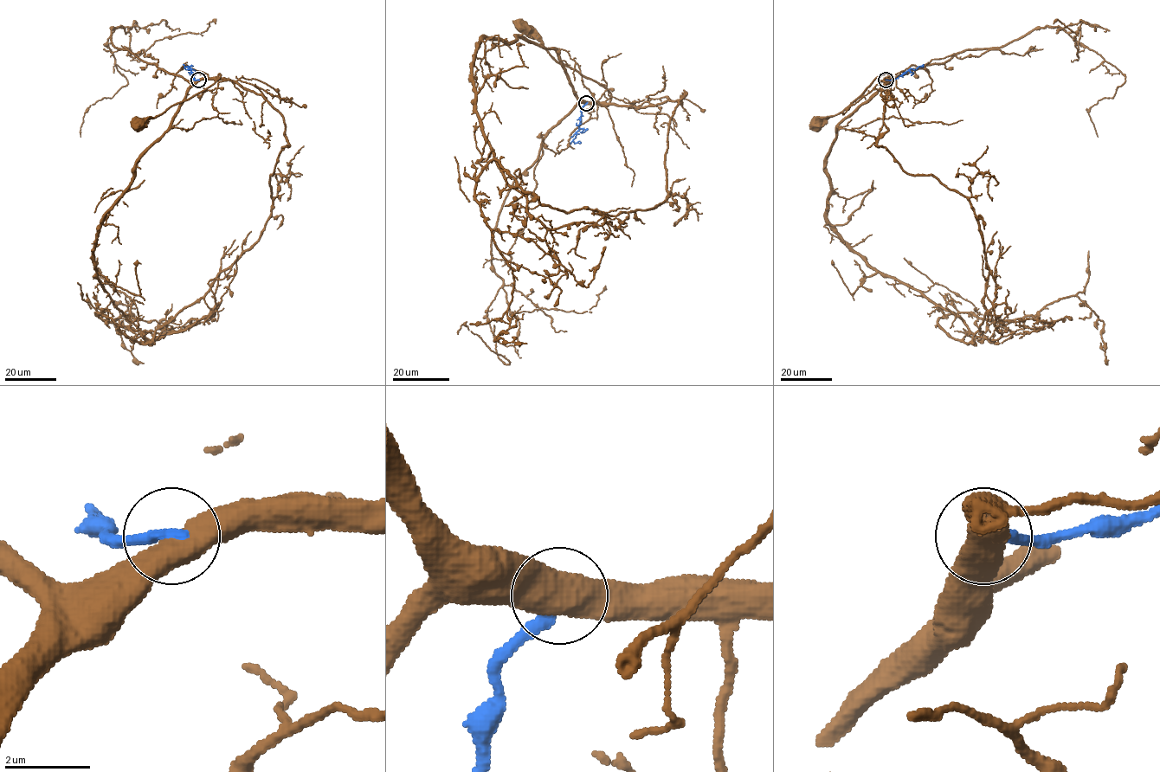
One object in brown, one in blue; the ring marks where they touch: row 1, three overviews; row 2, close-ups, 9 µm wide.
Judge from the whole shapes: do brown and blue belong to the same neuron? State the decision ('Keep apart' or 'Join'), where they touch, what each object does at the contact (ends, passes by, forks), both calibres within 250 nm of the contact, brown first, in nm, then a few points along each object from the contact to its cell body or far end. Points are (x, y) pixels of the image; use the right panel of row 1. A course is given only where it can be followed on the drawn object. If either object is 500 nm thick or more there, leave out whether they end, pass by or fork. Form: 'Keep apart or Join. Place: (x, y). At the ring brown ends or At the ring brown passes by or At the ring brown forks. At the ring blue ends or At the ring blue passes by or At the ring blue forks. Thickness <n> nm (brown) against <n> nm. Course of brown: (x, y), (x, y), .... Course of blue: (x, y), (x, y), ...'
Keep apart. Place: (886, 80). Thickness 550 nm (brown) against 300 nm. Course of brown: (886, 80), (886, 73), (878, 76), (841, 112), (824, 119), (818, 124). Course of blue: (886, 80), (896, 79), (923, 65)

